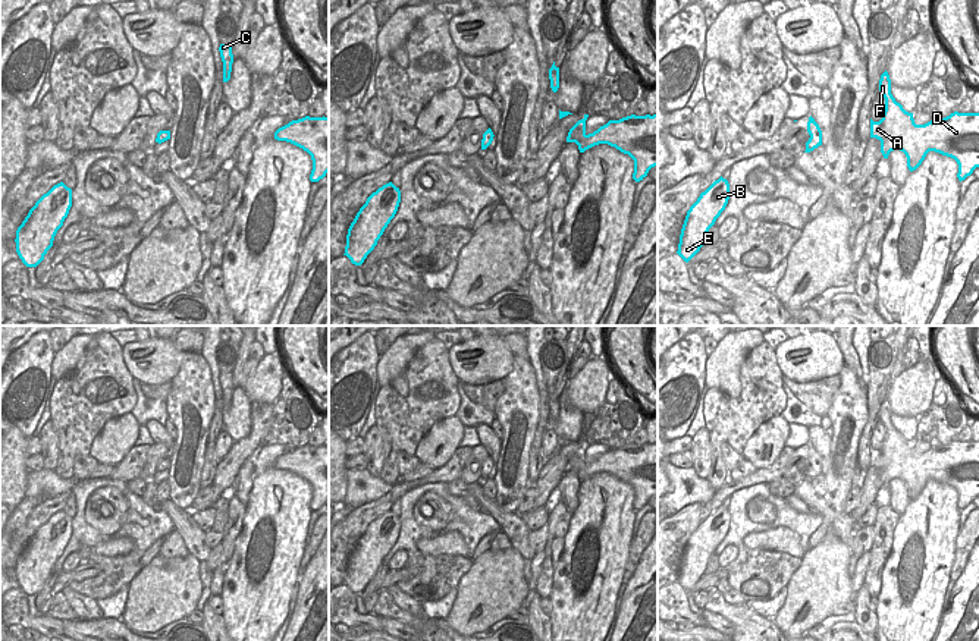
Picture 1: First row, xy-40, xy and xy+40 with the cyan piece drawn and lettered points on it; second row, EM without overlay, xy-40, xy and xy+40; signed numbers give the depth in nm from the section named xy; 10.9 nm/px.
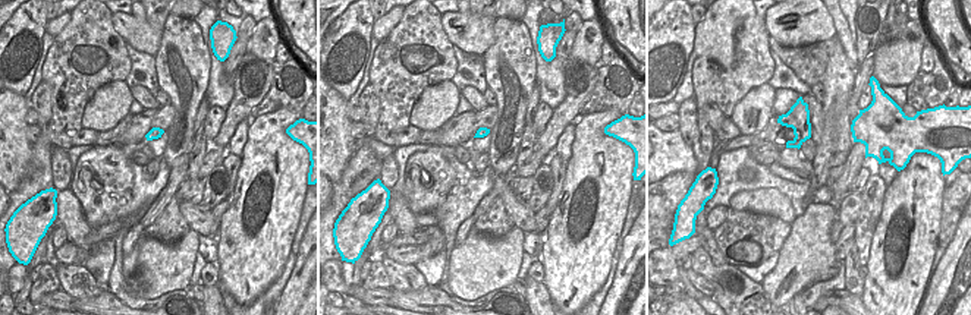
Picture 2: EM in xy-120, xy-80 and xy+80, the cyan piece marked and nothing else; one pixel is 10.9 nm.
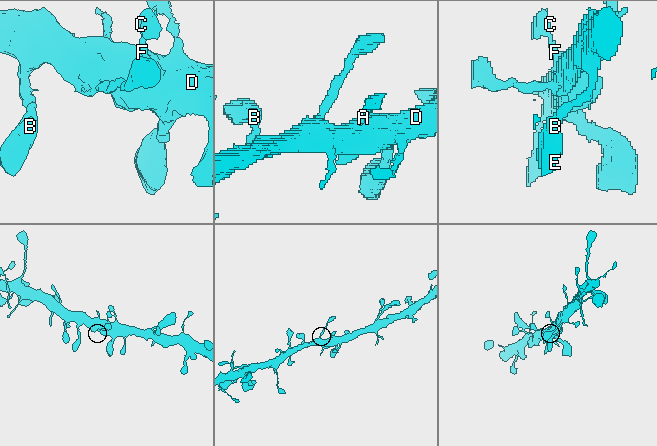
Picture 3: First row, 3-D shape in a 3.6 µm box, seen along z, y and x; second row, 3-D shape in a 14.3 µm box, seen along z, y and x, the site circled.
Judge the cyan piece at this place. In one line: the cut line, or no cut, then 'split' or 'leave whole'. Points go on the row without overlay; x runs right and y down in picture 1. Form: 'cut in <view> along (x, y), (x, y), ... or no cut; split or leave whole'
no cut; leave whole

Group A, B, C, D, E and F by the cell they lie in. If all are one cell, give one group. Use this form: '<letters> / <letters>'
A B C D E F

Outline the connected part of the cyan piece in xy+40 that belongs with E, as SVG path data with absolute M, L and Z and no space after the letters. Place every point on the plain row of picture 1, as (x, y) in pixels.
M722 505L715 509L687 540L677 582L688 591L705 574L709 557L725 538L729 512Z

